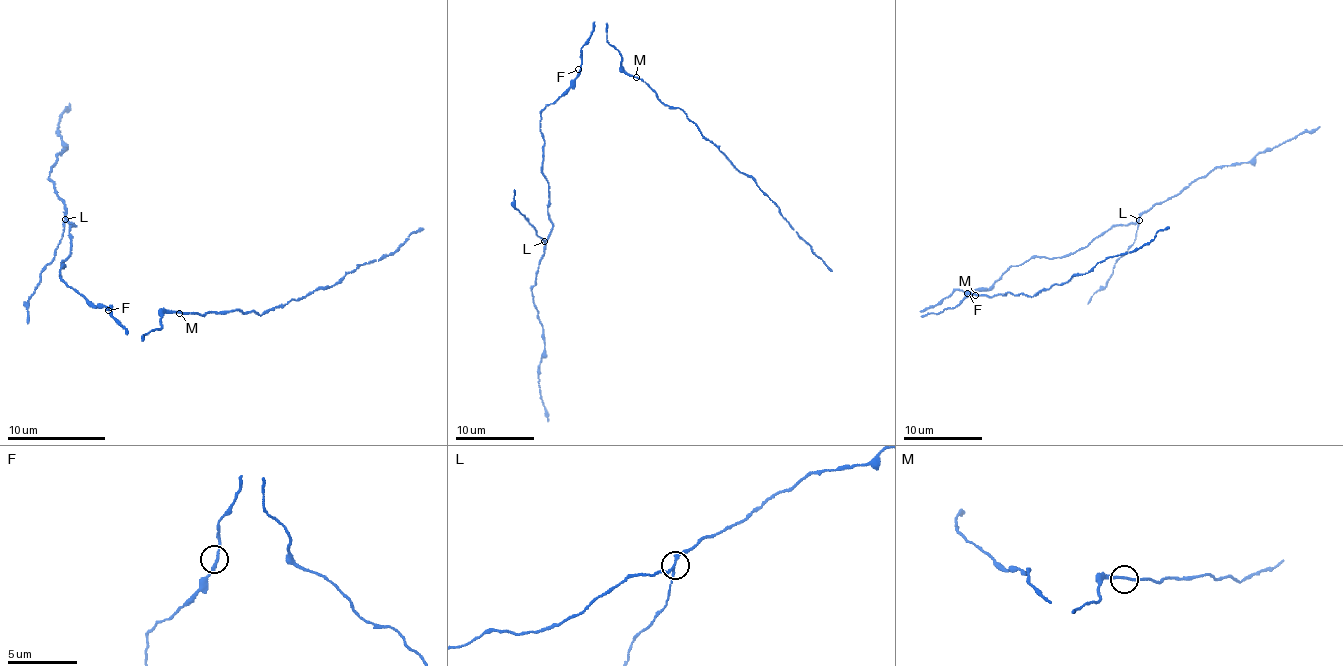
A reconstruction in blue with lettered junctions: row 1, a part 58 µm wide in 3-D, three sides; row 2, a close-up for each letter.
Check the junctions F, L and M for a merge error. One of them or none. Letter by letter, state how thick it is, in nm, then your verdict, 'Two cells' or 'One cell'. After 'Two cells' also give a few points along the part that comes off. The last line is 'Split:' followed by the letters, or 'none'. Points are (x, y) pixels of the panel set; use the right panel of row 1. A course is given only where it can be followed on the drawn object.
F: Thickness 200 nm. One cell
L: Thickness 180 nm. Two cells. Course of the part to remove: (1139, 220), (1135, 242), (1115, 263), (1105, 285), (1087, 303)
M: Thickness 180 nm. One cell
Split: L

